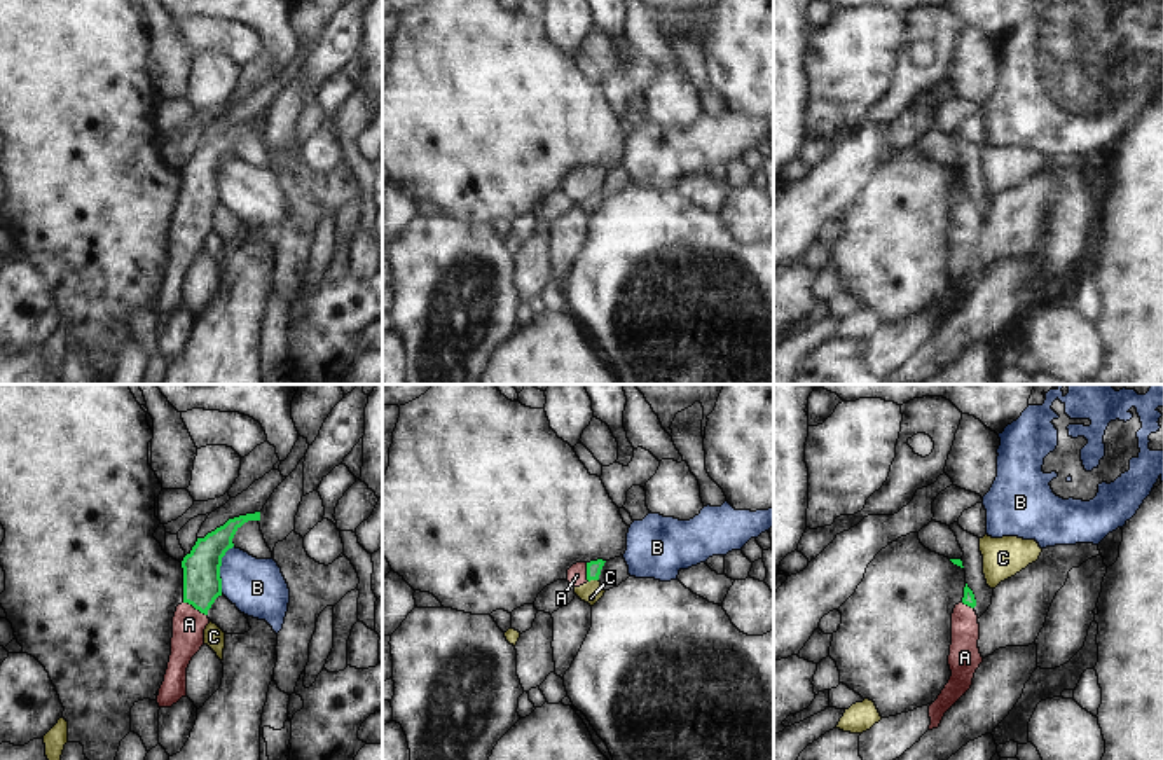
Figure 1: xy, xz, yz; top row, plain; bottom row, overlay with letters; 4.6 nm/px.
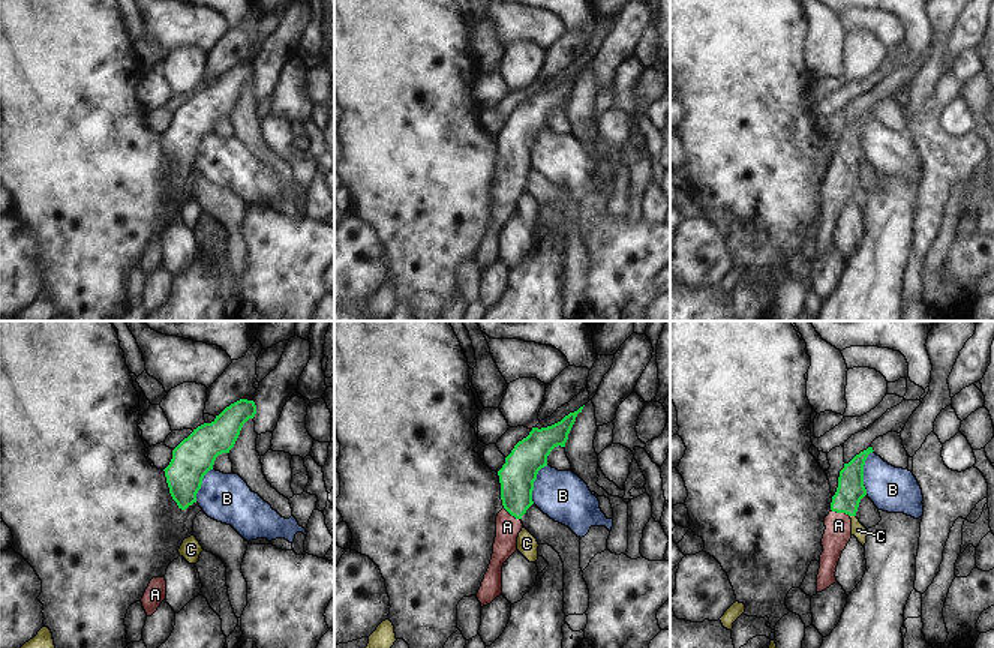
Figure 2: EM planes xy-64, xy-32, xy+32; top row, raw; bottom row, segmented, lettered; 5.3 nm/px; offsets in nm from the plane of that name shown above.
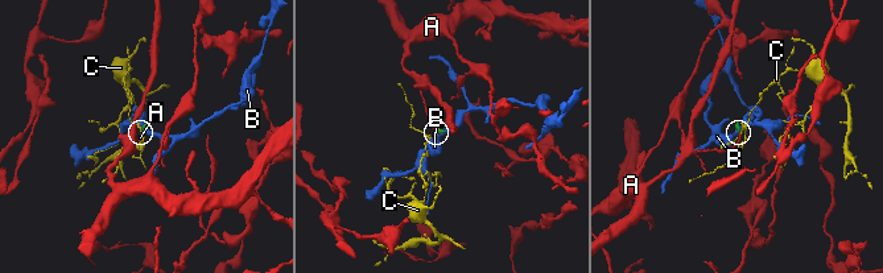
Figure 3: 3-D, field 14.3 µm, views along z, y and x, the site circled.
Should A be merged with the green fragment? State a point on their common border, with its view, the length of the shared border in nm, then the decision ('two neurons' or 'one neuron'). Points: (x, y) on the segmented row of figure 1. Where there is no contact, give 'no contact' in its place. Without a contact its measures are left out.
contact xy (196, 608); length 130 nm; one neuron

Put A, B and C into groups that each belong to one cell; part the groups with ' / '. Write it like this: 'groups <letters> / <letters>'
groups A / B / C

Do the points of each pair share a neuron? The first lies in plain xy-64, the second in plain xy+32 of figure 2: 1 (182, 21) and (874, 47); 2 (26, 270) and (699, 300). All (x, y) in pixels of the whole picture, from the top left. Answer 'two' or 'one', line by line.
1: two
2: two

